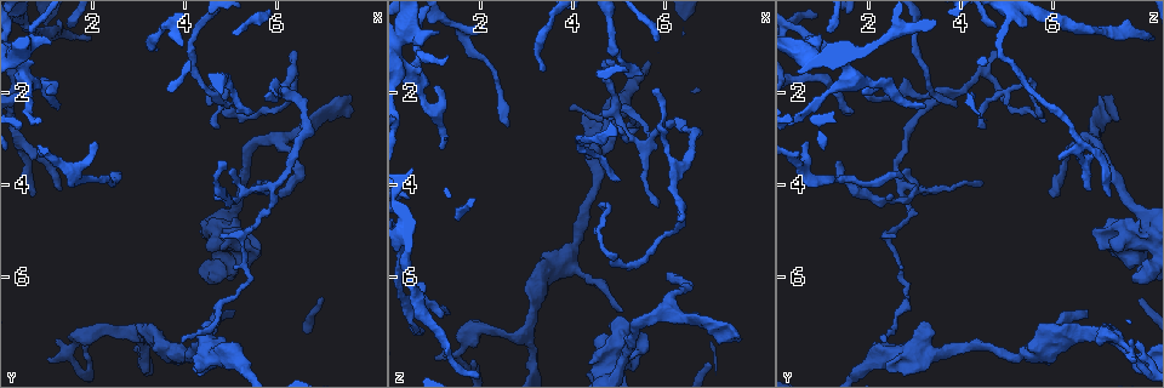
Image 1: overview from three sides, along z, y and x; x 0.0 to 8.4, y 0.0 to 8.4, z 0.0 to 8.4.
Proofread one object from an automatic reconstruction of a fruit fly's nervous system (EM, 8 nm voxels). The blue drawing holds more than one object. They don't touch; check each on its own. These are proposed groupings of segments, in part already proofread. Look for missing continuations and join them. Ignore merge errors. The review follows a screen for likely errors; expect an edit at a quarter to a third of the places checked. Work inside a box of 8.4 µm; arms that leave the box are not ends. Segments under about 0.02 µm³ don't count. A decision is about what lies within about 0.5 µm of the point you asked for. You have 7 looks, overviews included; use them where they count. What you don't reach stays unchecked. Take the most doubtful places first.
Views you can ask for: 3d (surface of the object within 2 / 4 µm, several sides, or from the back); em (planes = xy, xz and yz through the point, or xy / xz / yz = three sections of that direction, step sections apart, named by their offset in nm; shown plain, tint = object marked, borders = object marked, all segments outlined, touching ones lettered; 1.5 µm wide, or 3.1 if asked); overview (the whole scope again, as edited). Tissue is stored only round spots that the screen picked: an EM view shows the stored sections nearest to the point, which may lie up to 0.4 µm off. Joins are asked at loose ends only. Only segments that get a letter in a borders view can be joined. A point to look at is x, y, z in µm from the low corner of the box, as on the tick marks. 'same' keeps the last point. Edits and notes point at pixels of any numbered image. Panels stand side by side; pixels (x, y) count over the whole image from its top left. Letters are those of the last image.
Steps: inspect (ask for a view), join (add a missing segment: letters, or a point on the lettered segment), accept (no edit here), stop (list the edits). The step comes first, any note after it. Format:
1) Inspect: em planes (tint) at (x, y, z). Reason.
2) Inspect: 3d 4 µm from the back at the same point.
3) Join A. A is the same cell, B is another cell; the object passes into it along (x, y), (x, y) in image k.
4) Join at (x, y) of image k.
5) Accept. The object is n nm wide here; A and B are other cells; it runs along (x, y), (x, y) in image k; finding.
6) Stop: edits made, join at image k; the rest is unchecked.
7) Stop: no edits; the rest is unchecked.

Inspect: 3d 2 µm at (1.05, 7.80, 7.70). Free end.

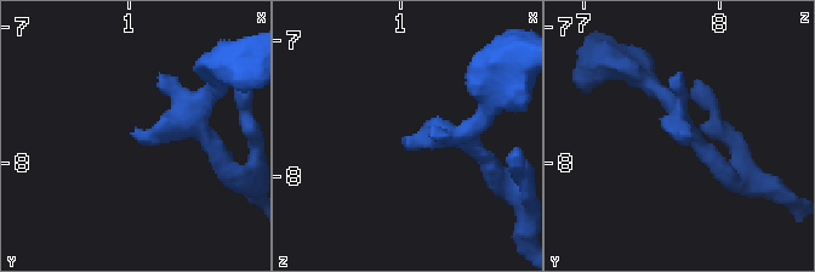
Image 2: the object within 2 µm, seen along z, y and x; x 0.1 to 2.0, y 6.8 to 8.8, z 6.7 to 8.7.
Inspect: em planes (borders) at (1.04, 7.74, 7.74).

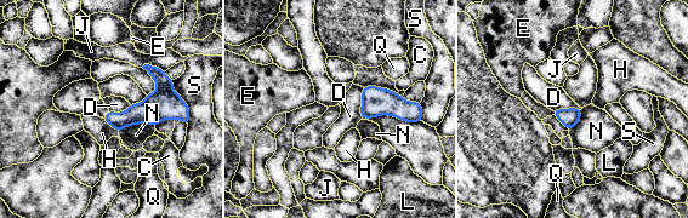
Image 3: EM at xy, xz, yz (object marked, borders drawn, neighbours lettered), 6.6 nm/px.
Accept. The longest contact is with S, 320 nm; C, D, E, H, J, L, N, Q and S are other cells; a border runs along (363, 87), (360, 118) in image 3; no lettered segment goes on from it.

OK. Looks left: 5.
Inspect: 3d 2 µm from the back at (1.35, 4.15, 6.75). Free end.

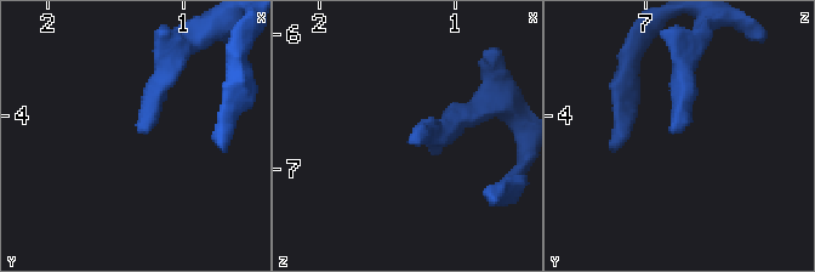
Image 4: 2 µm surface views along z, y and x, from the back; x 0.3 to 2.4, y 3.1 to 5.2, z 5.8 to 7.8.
Inspect: em planes (tint) at (1.32, 4.10, 6.80).

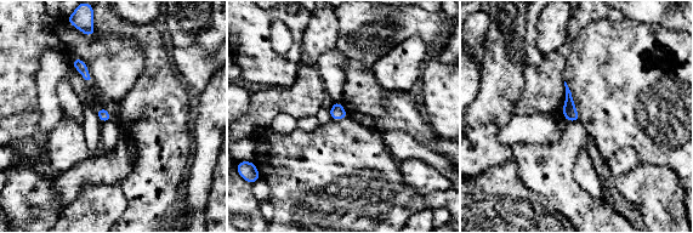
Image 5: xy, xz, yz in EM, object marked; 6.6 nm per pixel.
Inspect: em planes (borders) at the same point.

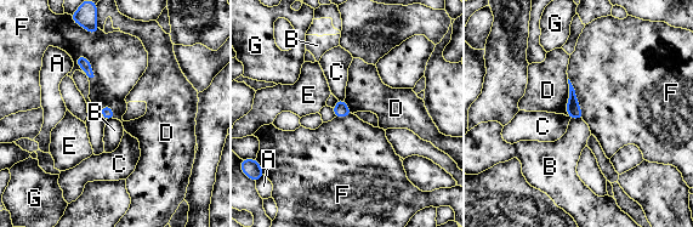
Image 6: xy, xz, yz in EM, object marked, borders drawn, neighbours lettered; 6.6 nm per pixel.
Accept. A, B, C, D, E, F and G are other cells; a border runs along (78, 55), (90, 62), (92, 78) in image 6; none of them fits.

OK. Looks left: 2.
Inspect: em planes (borders) at (6.35, 1.15, 4.75). Tapers out.

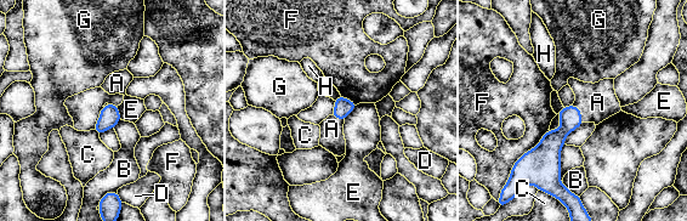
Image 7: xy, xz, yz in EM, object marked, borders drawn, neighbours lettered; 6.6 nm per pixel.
Join at (597, 102) of image 7. The longest contact is with F, 360 nm; A is the same cell, B, C, D, E, F, G and H are other cells; the object passes into it along (571, 117), (580, 113), (597, 102) in image 7; the neuron continues.

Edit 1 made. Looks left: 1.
Stop: edits made, join at image 7; the rest is unchecked.

